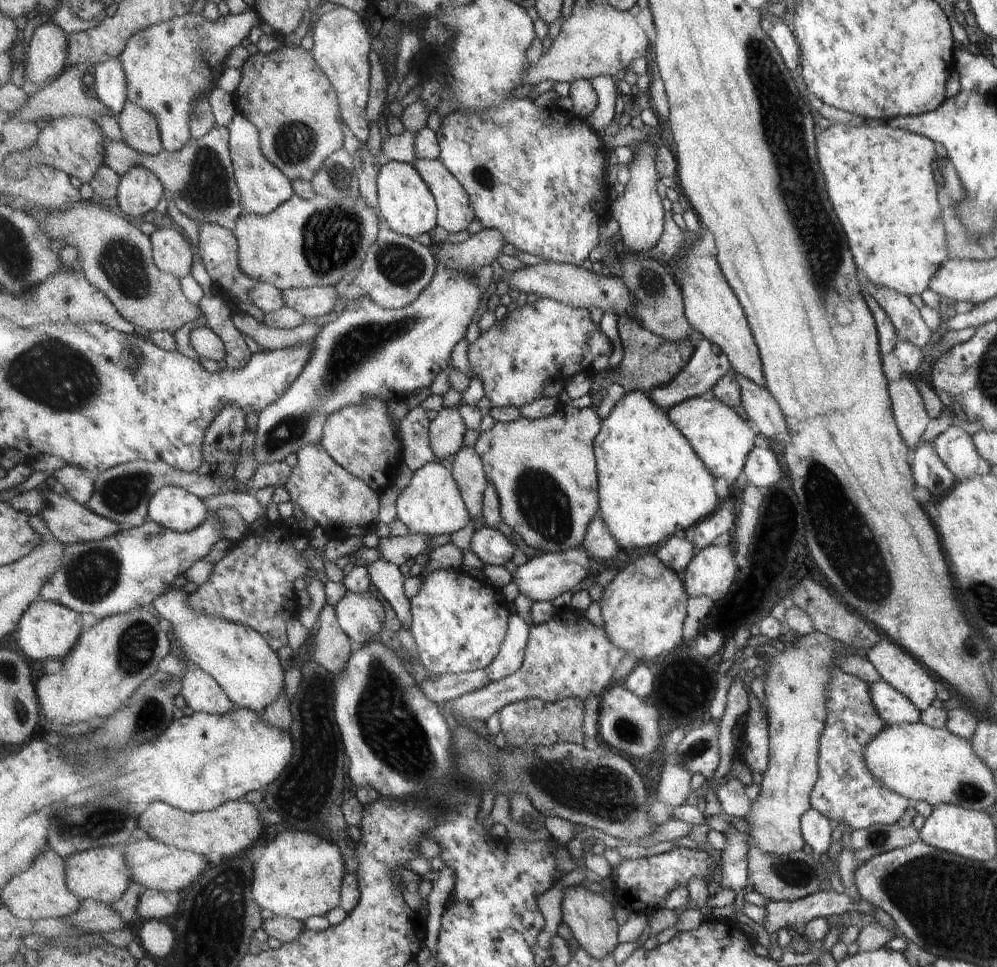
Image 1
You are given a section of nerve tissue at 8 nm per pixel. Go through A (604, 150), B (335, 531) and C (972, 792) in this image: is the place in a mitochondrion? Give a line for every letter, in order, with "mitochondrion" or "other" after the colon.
A: other
B: other
C: mitochondrion

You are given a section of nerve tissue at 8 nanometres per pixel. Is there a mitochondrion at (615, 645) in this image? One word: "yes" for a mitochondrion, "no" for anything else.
no

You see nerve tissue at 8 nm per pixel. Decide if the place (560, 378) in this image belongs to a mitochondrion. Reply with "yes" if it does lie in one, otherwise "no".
no

